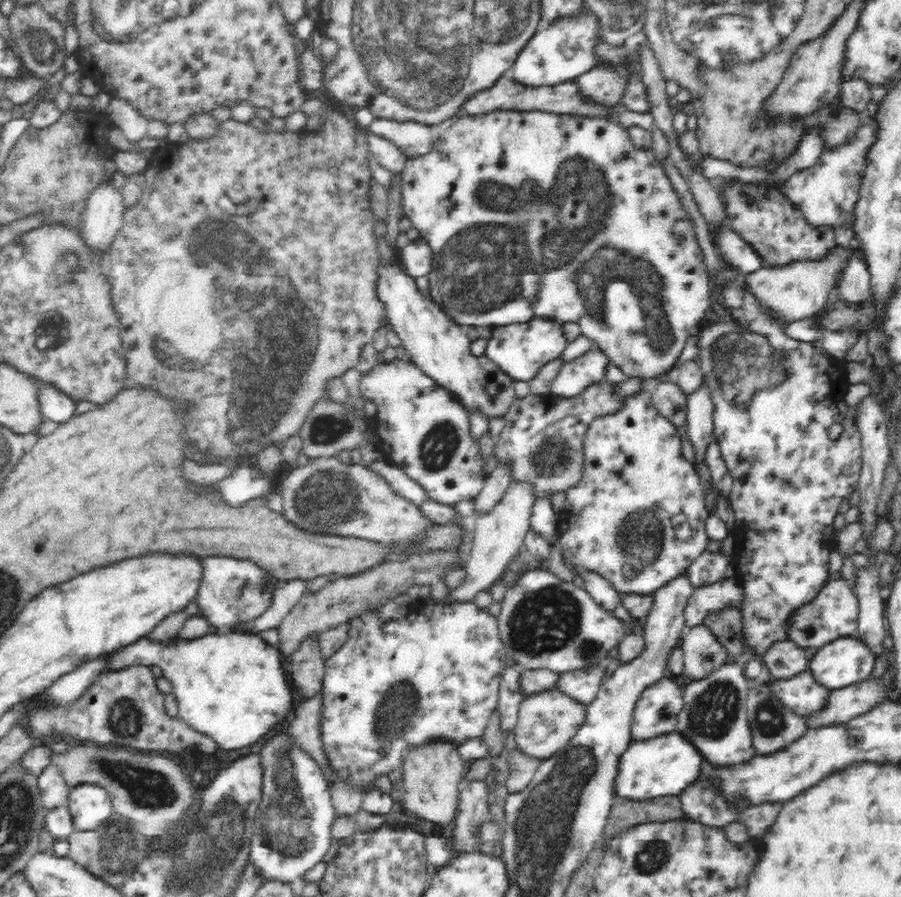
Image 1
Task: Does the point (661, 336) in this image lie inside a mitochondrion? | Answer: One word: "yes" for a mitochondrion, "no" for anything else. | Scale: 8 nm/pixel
yes

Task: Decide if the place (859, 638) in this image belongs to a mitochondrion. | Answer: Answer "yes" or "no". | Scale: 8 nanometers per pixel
no

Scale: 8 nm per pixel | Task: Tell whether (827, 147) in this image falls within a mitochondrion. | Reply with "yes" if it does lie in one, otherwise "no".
no

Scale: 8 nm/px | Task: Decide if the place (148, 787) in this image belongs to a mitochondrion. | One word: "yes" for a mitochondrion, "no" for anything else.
yes

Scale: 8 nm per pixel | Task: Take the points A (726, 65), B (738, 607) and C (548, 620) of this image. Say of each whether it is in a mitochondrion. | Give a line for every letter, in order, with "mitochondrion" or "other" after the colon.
A: other
B: other
C: mitochondrion

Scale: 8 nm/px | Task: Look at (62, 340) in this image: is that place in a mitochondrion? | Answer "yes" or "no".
yes

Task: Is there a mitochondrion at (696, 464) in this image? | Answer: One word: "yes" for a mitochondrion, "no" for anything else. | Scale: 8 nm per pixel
no

